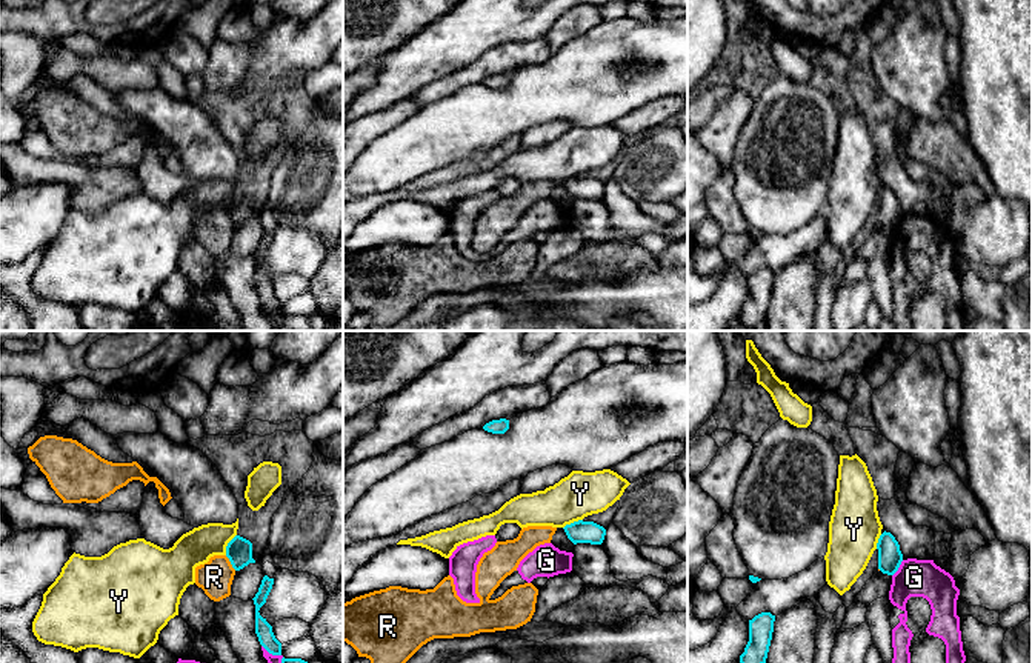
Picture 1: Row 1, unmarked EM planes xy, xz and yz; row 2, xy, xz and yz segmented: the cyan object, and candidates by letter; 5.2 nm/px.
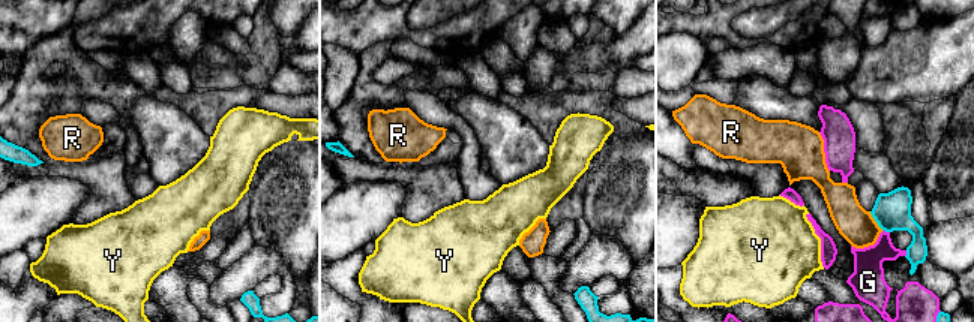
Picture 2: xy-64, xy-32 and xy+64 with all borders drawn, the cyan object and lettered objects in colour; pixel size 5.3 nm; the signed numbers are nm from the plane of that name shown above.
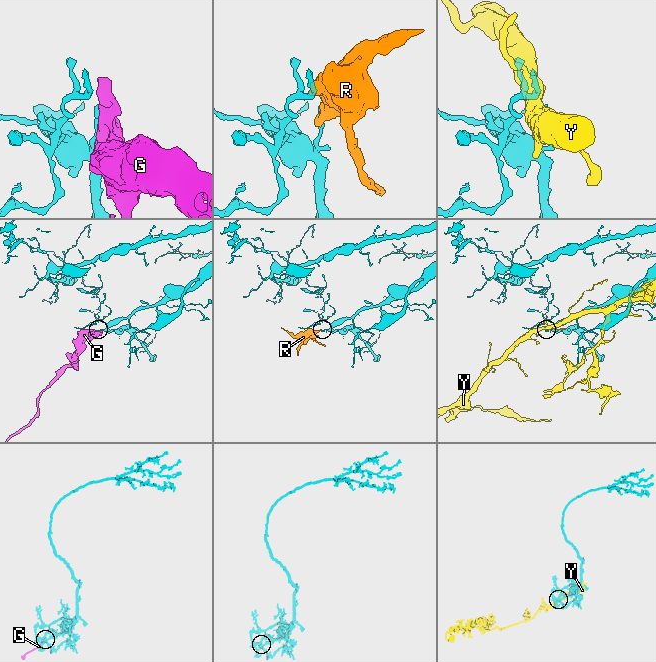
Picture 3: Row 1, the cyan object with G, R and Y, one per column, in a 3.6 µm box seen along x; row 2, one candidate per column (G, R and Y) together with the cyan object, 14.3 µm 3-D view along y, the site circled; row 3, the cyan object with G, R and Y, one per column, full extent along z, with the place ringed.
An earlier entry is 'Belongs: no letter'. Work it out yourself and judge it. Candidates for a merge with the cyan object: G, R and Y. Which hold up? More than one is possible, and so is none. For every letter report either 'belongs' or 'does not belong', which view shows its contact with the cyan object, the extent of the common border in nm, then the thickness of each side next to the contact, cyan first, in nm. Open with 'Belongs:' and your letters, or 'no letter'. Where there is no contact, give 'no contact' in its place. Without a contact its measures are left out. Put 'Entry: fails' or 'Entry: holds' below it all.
Belongs: no letter
G: does not belong; contact in yz; length 110 nm; calibres 130 and 190 nm
R: does not belong; contact in xy; length 100 nm; calibres 140 and 180 nm
Y: does not belong; contact in xy; length 130 nm; calibres 140 and 190 nm
Entry: holds

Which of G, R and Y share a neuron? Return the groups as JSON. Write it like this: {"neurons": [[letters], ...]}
{"neurons": [["G"], ["R"], ["Y"]]}

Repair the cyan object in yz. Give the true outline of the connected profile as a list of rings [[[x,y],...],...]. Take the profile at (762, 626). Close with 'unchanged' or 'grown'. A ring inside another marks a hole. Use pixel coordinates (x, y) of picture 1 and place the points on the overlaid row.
[[[761,612],[749,620],[749,641],[740,655],[740,663],[766,663],[775,615]]]; unchanged

